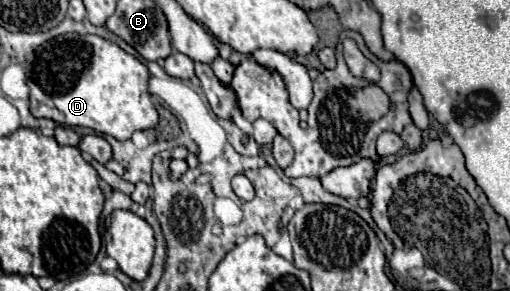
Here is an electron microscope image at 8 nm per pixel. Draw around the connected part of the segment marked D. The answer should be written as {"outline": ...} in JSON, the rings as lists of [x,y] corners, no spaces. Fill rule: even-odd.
{"outline":[[[66,33],[52,41],[46,41],[36,49],[36,59],[28,73],[30,87],[30,113],[34,117],[52,119],[64,127],[88,127],[102,135],[112,135],[118,141],[126,141],[134,131],[152,129],[158,123],[158,113],[148,93],[148,69],[134,55],[120,49],[116,43],[98,35]]]}

